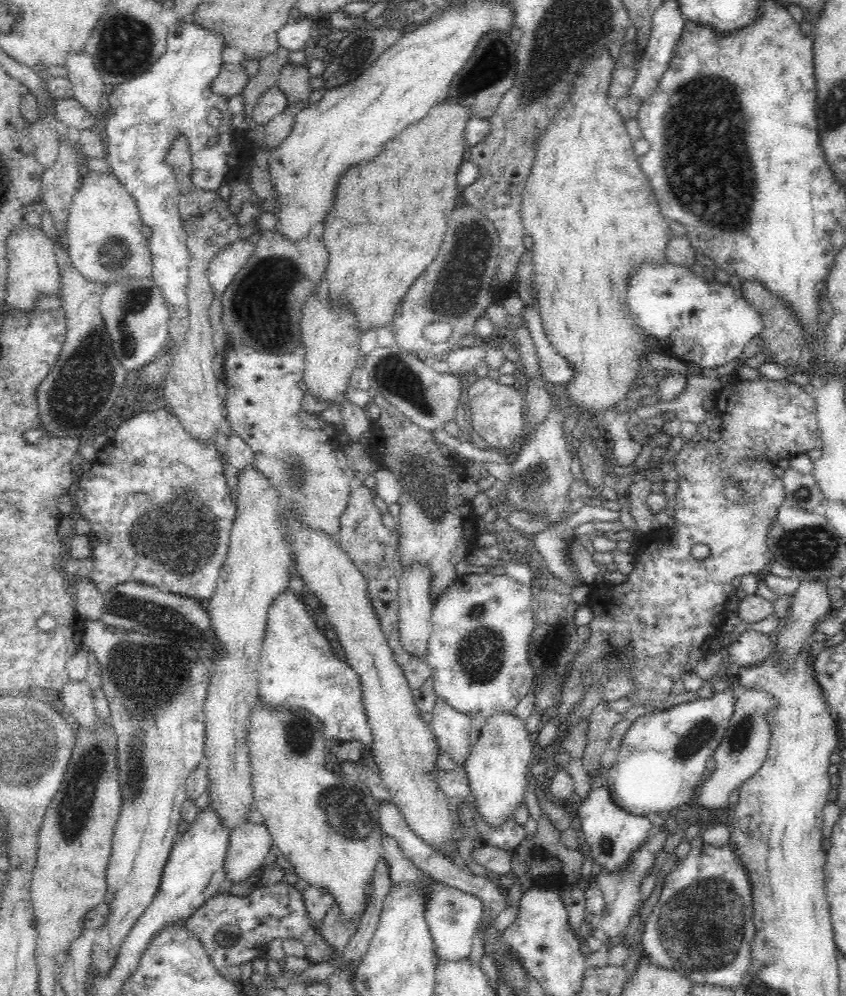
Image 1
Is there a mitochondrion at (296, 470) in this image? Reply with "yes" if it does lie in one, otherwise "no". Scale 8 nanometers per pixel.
yes

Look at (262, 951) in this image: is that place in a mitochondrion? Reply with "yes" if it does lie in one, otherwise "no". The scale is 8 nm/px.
no

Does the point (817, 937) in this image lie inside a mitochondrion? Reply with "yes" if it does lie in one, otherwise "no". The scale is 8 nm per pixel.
no

